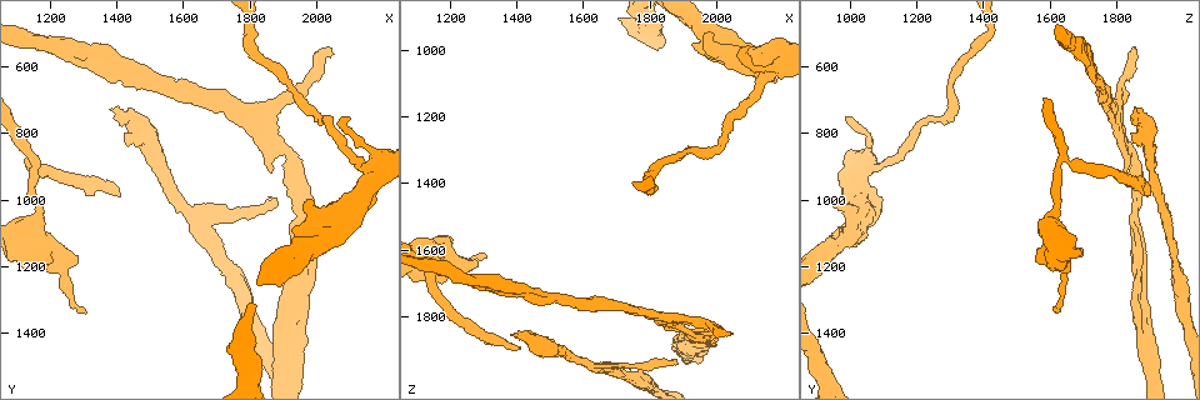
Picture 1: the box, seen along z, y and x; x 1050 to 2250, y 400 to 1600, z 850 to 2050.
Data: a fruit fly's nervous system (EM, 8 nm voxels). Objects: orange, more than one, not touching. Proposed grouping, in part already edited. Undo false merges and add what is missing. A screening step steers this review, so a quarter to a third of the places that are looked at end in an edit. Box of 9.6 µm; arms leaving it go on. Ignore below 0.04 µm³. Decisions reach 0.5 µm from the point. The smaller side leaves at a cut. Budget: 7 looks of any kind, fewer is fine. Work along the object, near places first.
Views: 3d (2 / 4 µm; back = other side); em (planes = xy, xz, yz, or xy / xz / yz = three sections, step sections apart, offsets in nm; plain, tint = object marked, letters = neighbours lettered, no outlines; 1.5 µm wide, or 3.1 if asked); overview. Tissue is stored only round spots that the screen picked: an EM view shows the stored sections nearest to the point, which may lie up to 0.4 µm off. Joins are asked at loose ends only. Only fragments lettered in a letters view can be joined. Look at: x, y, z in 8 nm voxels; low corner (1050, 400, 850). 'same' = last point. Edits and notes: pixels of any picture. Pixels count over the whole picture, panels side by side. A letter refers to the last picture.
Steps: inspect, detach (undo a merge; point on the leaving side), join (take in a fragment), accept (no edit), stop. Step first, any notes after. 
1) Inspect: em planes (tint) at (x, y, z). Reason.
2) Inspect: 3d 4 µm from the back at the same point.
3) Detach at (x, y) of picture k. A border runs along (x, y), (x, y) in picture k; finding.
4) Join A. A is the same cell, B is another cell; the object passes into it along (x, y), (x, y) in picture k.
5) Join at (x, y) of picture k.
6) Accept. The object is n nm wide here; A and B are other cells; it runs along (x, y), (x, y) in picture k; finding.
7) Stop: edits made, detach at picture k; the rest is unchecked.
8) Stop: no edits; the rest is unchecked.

Inspect: em planes (letters) at (1880, 990, 1940). Free end.

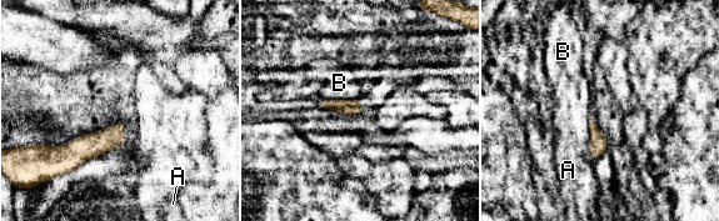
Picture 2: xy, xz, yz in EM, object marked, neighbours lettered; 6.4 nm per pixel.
Accept. A and B are other cells; it runs along (121, 129), (79, 150), (56, 149) in picture 2; none of them fits.

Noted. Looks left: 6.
Inspect: em planes (letters) at (1890, 790, 1810). Free end.

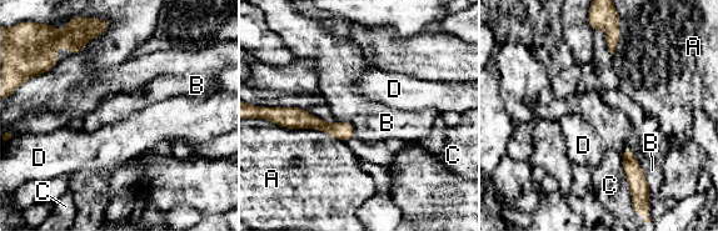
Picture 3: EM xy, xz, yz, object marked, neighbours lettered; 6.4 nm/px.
Accept. The object is 120 nm wide here; A, B, C and D are other cells; a border runs along (624, 146), (634, 155), (651, 192) in picture 3; none of them fits.

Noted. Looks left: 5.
Inspect: em planes (letters) at (1150, 880, 1640). Branch point.

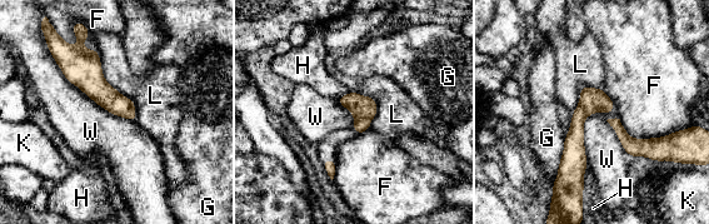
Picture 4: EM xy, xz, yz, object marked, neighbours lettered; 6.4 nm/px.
Accept. F, G, H, K, L and W are other cells; a border runs along (50, 55), (95, 103), (134, 122) in picture 4; one cell here.

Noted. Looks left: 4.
Stop: no edits; the rest is unchecked.

